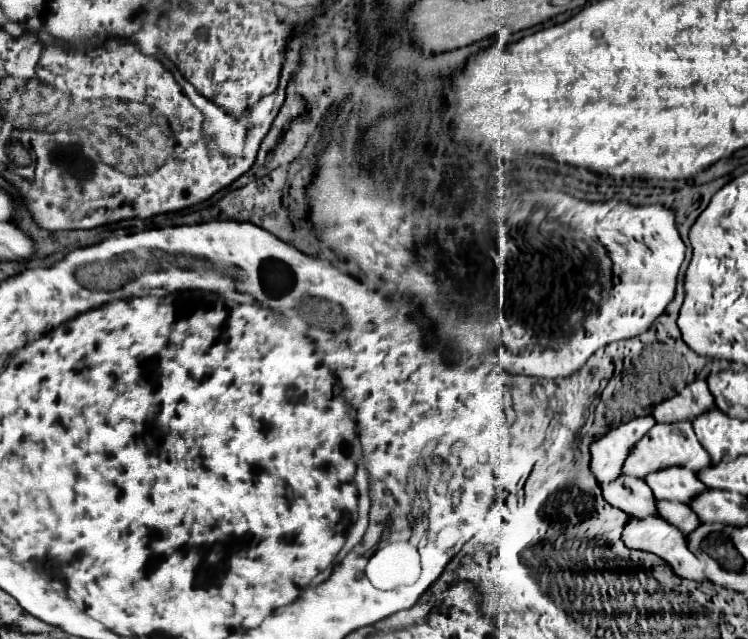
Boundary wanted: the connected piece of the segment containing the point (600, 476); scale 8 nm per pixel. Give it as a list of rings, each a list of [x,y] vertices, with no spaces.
[[[638,416],[610,428],[604,436],[596,438],[590,444],[590,470],[596,480],[614,480],[614,476],[622,474],[622,460],[626,460],[626,452],[630,452],[630,444],[638,440],[638,436],[646,434],[646,428],[654,426],[652,416]]]

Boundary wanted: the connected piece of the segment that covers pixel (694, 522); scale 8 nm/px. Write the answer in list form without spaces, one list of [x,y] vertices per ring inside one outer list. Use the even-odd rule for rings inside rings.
[[[656,500],[656,510],[658,510],[658,516],[662,516],[664,520],[670,520],[670,524],[680,528],[684,534],[690,534],[700,524],[698,516],[692,512],[688,504]]]

